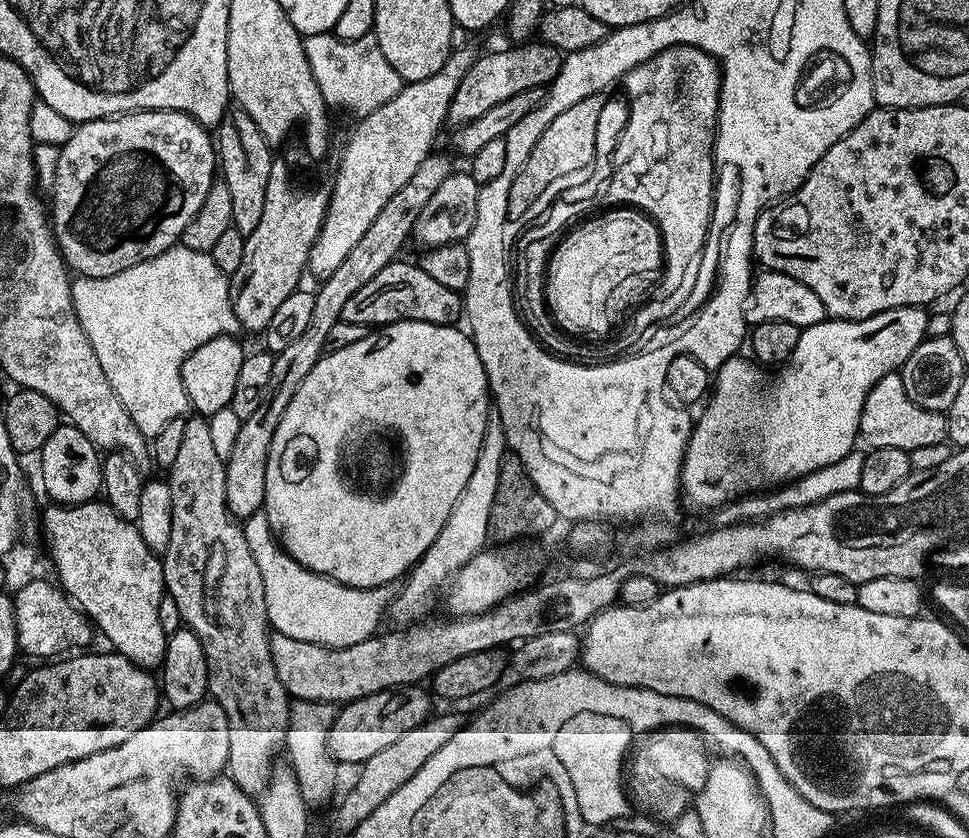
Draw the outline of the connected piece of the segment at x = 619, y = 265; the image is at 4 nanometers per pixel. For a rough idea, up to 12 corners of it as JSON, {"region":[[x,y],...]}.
{"region":[[616,208],[552,251],[572,332],[604,332],[660,264],[655,225]]}

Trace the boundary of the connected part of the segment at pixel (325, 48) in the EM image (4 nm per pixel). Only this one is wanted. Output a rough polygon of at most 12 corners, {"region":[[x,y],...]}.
{"region":[[375,31],[306,36],[325,104],[355,118],[406,83]]}

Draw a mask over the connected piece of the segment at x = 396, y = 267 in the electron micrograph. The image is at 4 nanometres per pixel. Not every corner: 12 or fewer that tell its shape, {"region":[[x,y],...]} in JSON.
{"region":[[397,258],[340,315],[369,326],[452,326],[461,293]]}

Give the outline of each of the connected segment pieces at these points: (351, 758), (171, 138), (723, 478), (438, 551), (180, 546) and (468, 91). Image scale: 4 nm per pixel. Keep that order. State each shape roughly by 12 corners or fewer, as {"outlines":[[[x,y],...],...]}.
{"outlines":[[[420,686],[343,705],[328,727],[337,765],[361,766],[433,715]],[[184,112],[77,123],[50,227],[106,278],[179,241],[218,176]],[[923,307],[801,331],[769,384],[715,373],[680,467],[692,508],[857,447],[870,390],[928,336]],[[489,415],[482,450],[446,526],[407,573],[394,619],[427,617],[489,543],[490,506],[508,451]],[[189,415],[166,479],[164,587],[228,719],[226,775],[266,790],[290,697],[225,457]],[[543,42],[477,55],[448,103],[453,125],[560,73]]]}

